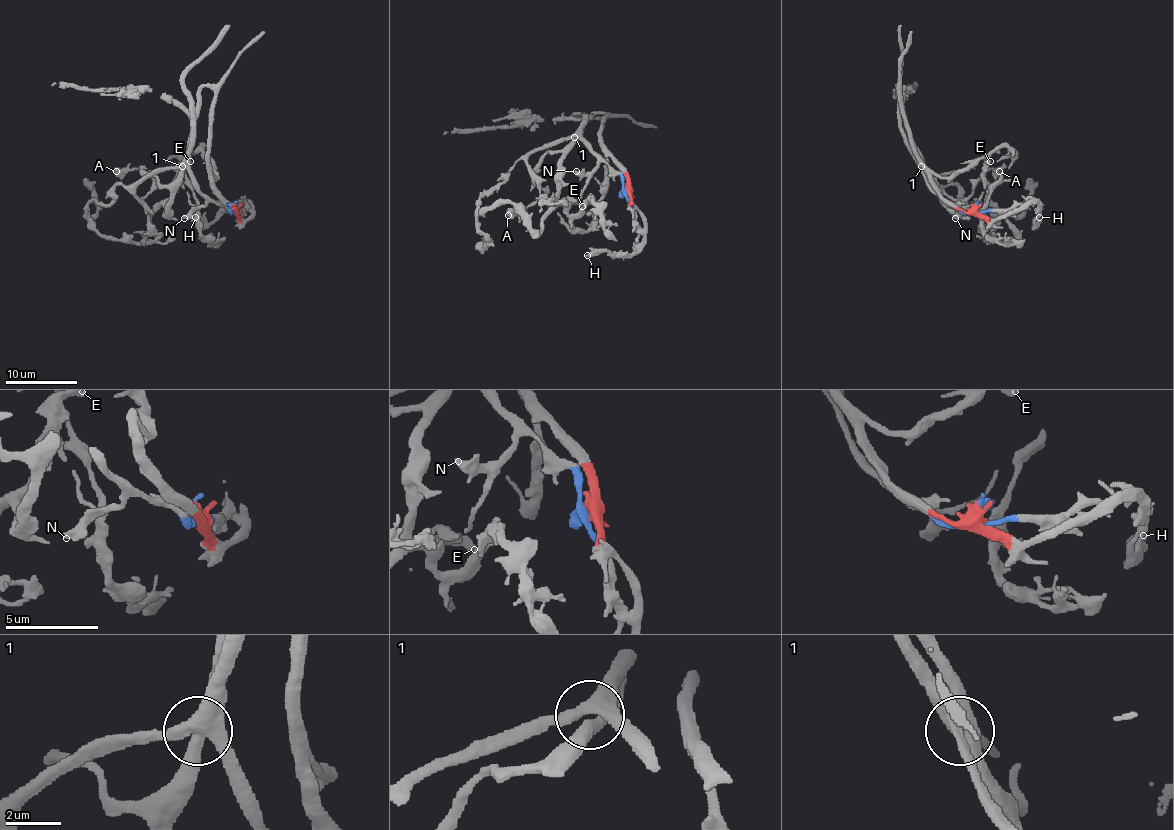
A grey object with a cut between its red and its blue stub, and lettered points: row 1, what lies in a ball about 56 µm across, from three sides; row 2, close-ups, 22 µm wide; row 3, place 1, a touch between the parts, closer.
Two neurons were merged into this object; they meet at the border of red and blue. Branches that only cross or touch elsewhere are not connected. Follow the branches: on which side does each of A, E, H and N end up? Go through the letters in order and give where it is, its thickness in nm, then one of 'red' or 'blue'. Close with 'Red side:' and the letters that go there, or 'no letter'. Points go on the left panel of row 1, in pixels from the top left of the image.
A: place (116, 171); calibre 850 nm; blue
E: place (190, 161); calibre 360 nm; blue
H: place (195, 217); calibre 480 nm; red
N: place (184, 218); calibre 360 nm; blue
Red side: H

